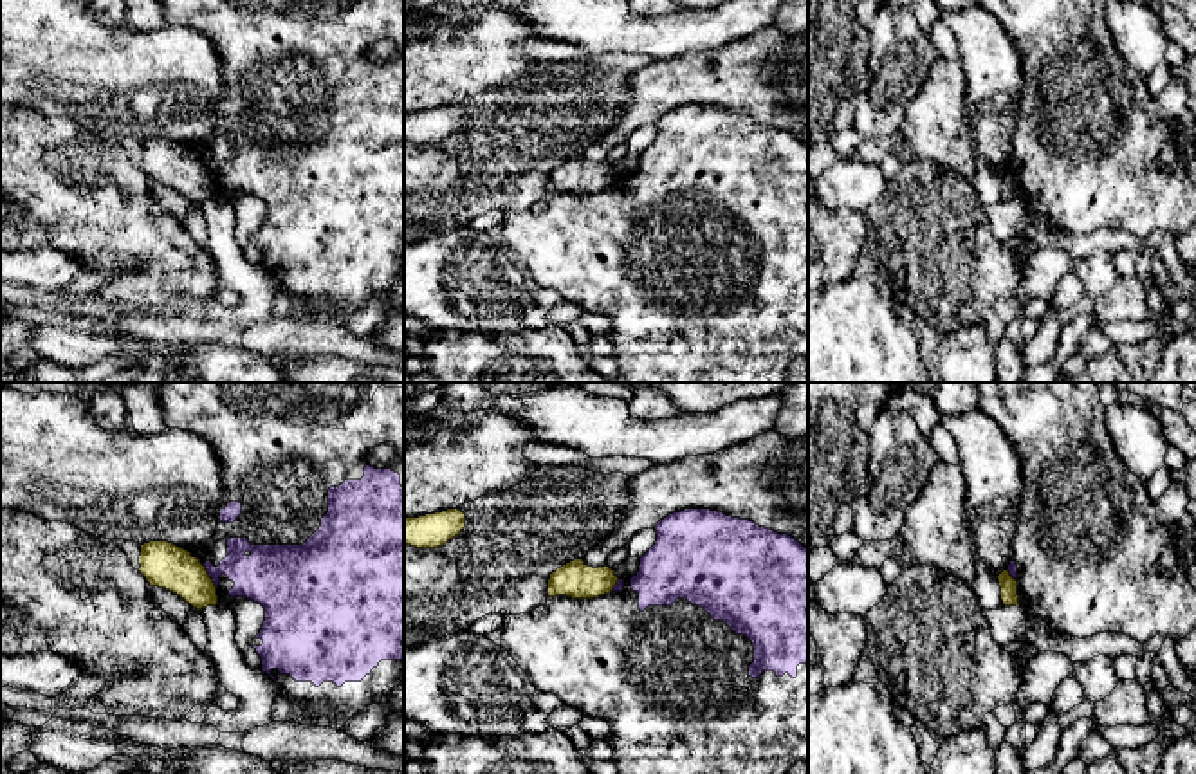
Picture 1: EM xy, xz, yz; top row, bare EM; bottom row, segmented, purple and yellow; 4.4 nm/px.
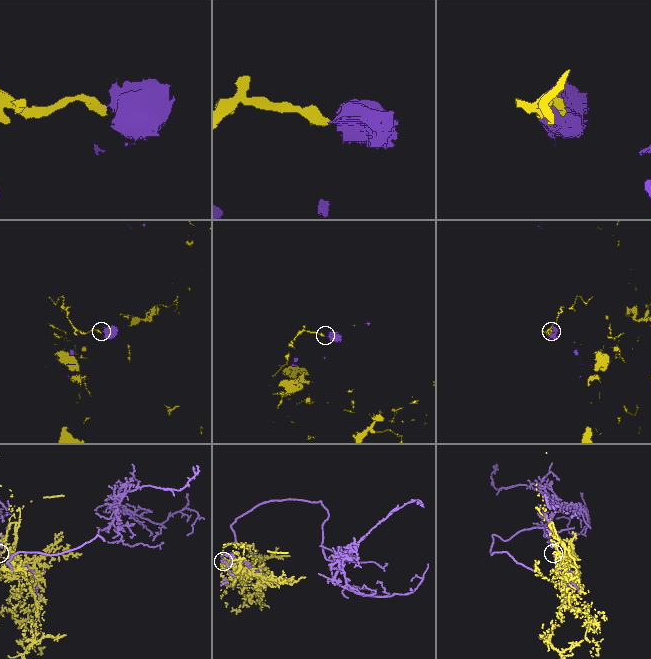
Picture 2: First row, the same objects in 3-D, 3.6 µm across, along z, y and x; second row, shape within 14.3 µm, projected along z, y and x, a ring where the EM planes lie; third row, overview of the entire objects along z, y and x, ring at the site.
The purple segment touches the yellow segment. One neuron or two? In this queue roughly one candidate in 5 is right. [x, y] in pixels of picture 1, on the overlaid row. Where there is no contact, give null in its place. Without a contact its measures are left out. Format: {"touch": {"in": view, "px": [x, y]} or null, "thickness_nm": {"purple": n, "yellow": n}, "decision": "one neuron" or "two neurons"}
{"touch": {"in": "xy", "px": [210, 576]}, "thickness_nm": {"purple": 240, "yellow": 200}, "decision": "two neurons"}

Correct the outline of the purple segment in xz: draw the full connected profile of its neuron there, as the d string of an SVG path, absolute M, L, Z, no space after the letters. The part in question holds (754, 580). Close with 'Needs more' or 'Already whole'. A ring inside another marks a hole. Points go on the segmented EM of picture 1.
M711 509L673 512L655 530L657 541L640 557L631 579L619 579L610 594L593 599L556 595L541 613L505 615L501 648L527 673L536 691L552 693L563 705L608 722L606 742L619 774L788 774L797 761L808 763L808 548L788 534Z. Needs more

